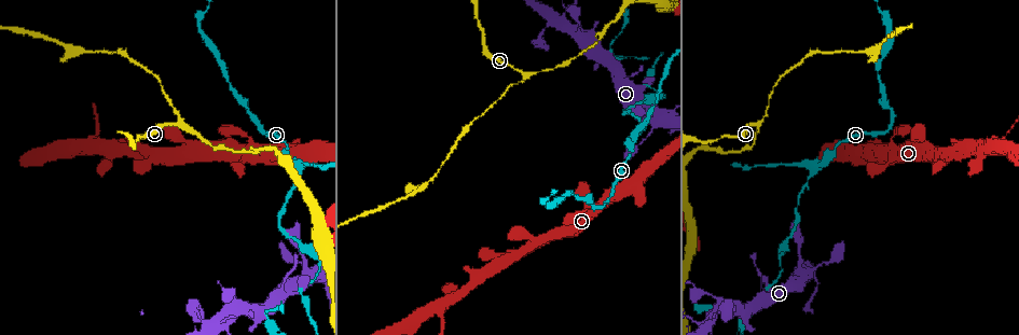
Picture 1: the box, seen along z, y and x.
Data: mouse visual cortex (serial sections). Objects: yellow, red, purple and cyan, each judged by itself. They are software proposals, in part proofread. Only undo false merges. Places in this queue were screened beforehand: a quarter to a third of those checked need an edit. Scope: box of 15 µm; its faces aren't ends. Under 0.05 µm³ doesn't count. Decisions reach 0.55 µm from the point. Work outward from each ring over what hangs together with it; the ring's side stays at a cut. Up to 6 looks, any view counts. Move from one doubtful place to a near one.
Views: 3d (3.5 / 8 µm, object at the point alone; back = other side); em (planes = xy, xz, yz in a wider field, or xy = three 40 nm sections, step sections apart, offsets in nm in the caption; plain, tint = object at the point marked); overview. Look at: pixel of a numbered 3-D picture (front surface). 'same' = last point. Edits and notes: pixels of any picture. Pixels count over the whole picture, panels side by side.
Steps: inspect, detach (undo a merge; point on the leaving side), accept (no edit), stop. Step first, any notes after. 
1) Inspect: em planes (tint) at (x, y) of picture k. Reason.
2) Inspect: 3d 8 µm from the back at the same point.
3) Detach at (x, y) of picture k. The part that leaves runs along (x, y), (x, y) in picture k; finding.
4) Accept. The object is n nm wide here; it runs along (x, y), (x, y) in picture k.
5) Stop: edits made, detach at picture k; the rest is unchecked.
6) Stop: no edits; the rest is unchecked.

Inspect: 3d 3.5 µm at (650, 116) of picture 1. Sudden change in width.

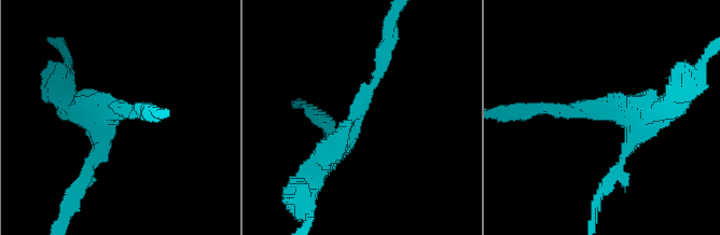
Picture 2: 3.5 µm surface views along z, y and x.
Inspect: em xy step 1 (plain) at (117, 105) of picture 2. The arms are 150, 300 nm wide; shape alone is not enough.

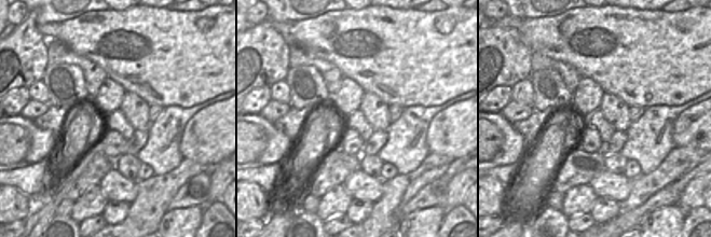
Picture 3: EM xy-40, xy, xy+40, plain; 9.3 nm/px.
Inspect: em xy step 1 (tint) at the same point. Where the object lies.

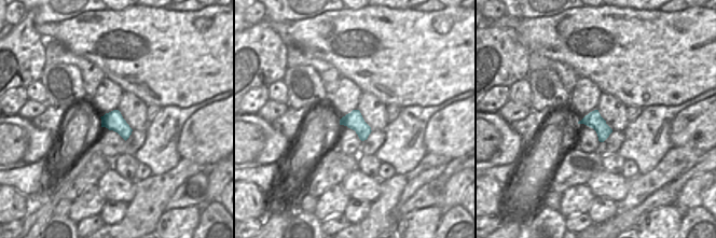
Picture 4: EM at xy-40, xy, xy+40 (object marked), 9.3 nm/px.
Accept. Continuous, no second cell.

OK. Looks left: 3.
Inspect: 3d 3.5 µm from the back at (759, 126) of picture 1. Arms part here.

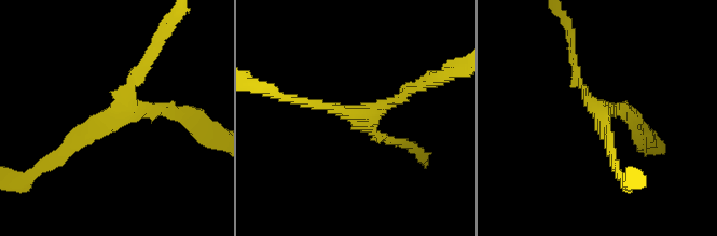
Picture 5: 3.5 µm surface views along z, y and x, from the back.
Inspect: em xy step 5 (tint) at (369, 114) of picture 5.

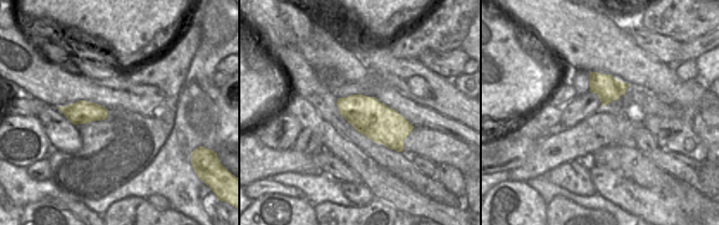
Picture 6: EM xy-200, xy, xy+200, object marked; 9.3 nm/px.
Accept. It runs along (189, 119), (109, 115), (66, 149) in picture 5; continuous, no second cell.

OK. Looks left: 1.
Stop: no edits; the rest is unchecked.

